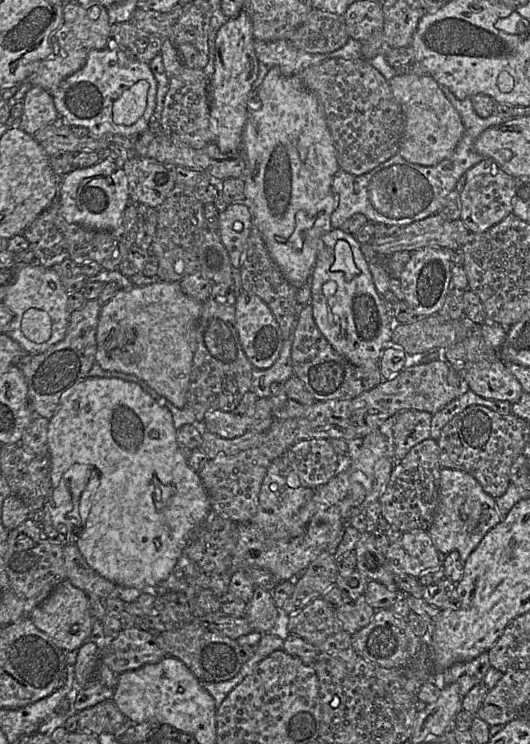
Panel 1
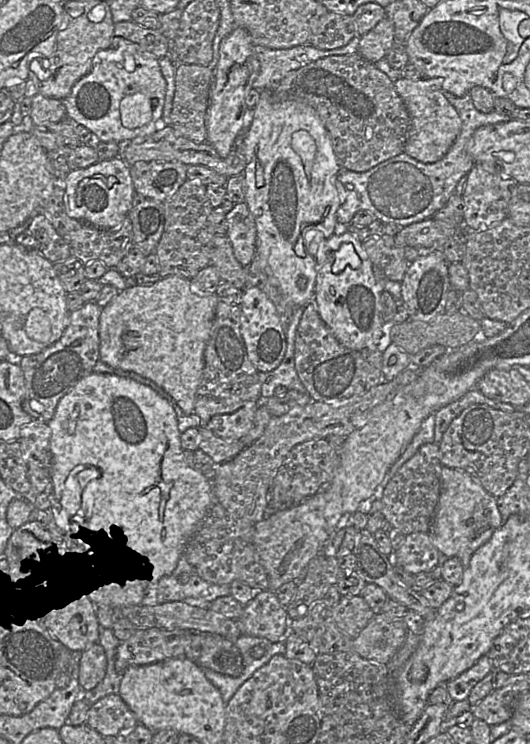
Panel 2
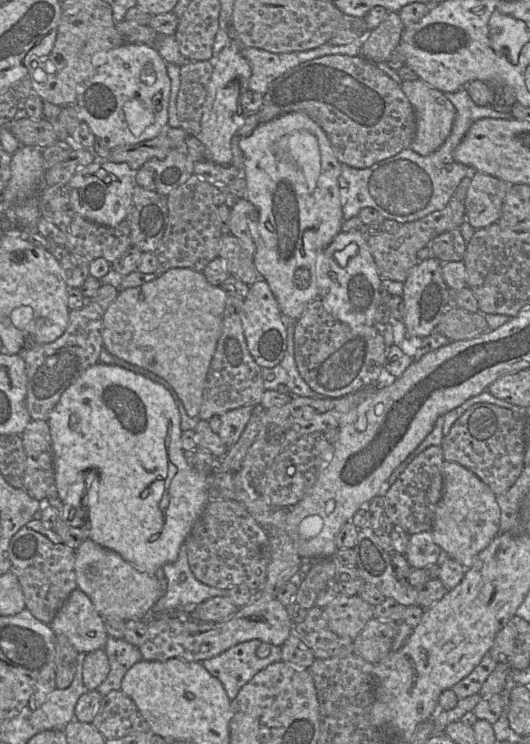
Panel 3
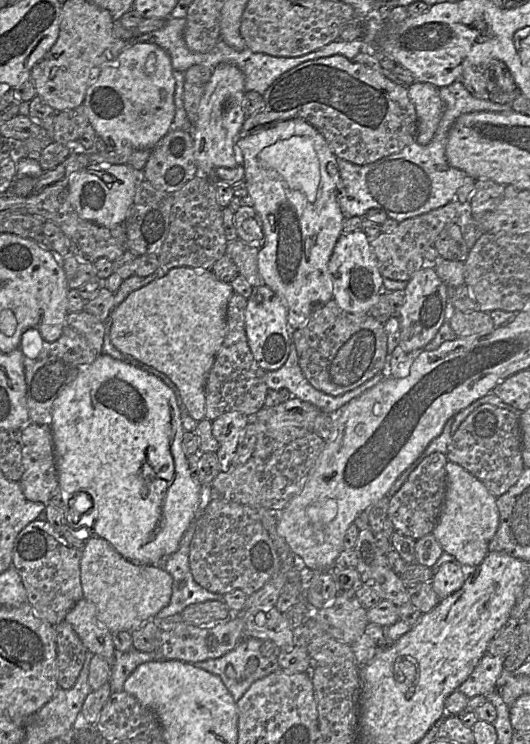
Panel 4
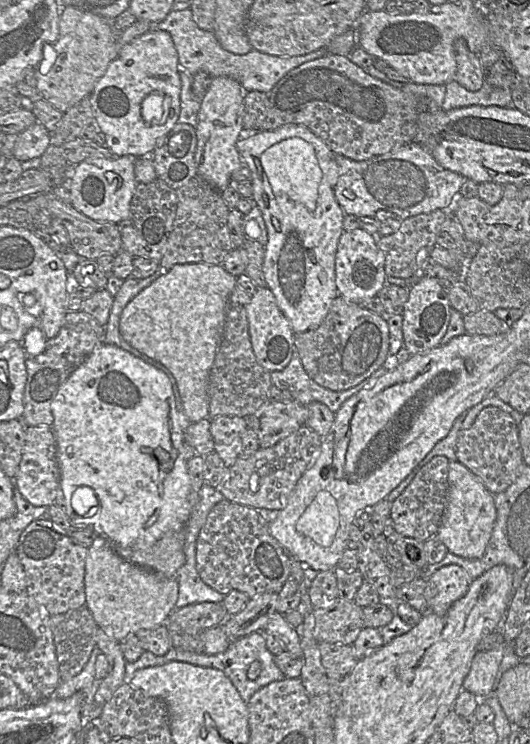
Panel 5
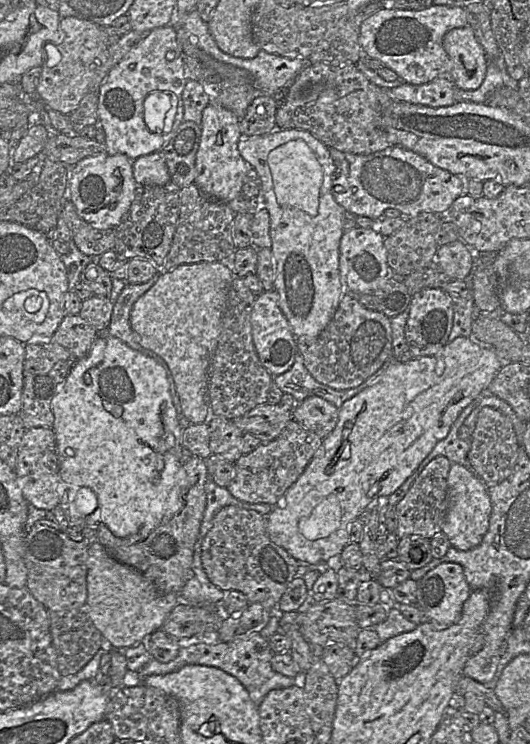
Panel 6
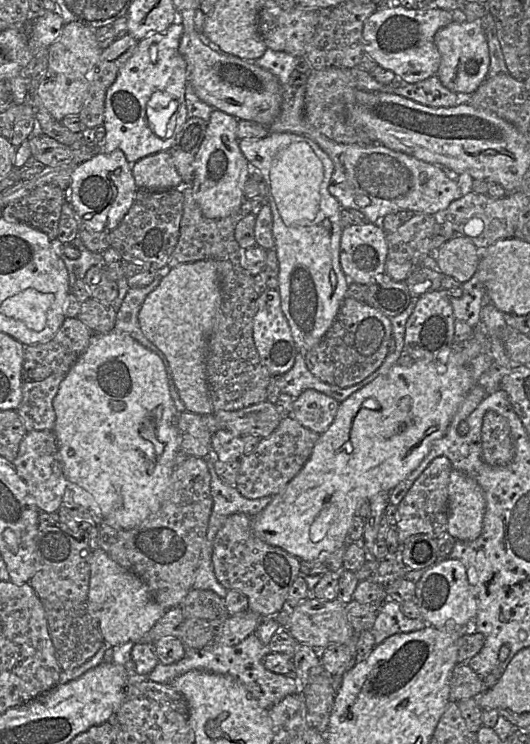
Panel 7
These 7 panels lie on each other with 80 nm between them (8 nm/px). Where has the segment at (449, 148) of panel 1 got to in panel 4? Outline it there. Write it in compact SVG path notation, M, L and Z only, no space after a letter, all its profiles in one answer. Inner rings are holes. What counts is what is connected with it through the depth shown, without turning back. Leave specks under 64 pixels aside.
M413 82L407 86L408 95L417 114L415 141L427 145L433 138L444 112L439 89L425 82Z

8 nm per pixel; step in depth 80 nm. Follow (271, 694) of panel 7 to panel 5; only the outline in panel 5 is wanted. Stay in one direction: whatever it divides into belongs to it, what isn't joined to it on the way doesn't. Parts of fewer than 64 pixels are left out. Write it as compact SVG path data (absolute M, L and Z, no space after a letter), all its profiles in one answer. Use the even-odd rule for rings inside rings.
M257 631L231 642L225 652L215 655L198 654L192 651L176 648L171 648L170 651L163 656L156 656L151 652L145 651L137 661L132 663L126 662L124 683L129 684L135 672L140 669L162 666L172 661L179 661L221 670L231 680L242 699L247 703L252 695L259 689L267 686L271 682L280 681L286 678L283 672L275 664L274 659L275 656L267 649L266 646L266 634L263 631ZM254 661L261 662L261 673L256 679L250 680L247 676L247 672L251 663Z

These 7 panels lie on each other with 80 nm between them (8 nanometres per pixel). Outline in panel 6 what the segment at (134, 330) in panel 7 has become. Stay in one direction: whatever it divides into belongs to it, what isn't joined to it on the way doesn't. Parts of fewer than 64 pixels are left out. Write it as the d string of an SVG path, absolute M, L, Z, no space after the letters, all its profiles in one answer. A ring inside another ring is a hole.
M159 271L147 282L141 284L126 283L118 299L114 303L110 324L106 334L122 340L130 348L154 359L162 367L166 367L166 362L157 354L140 345L137 341L131 326L130 313L134 303L148 291L159 279Z

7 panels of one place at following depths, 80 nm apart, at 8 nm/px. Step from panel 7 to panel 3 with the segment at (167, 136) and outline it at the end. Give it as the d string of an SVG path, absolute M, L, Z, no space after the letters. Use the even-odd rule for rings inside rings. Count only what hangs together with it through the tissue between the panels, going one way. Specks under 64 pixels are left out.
M125 43L108 51L95 53L92 61L95 73L78 87L74 105L79 119L89 126L98 140L109 149L114 149L154 139L168 127L171 81L167 74L167 63L154 46ZM135 98L154 114L154 122L140 135L130 131L123 112L124 104Z

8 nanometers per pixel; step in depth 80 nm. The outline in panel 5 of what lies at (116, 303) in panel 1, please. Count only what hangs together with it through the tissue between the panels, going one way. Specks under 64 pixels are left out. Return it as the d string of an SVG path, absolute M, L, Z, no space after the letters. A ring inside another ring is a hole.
M178 264L137 294L120 315L119 331L124 341L164 365L173 375L184 414L191 423L209 415L209 375L222 339L229 297L236 285L237 277L228 273L222 265Z

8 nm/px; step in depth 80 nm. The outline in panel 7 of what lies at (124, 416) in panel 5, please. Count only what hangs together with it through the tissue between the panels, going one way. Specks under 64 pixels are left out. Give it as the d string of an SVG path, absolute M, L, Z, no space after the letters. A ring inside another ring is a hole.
M112 330L104 334L93 334L86 350L79 356L60 383L57 394L53 399L53 409L56 415L53 432L57 439L65 480L70 484L79 485L92 496L94 502L101 510L103 522L114 529L131 529L159 510L170 478L176 468L175 457L180 449L182 433L178 428L180 413L177 411L170 395L167 373L158 355L141 345L125 332Z

